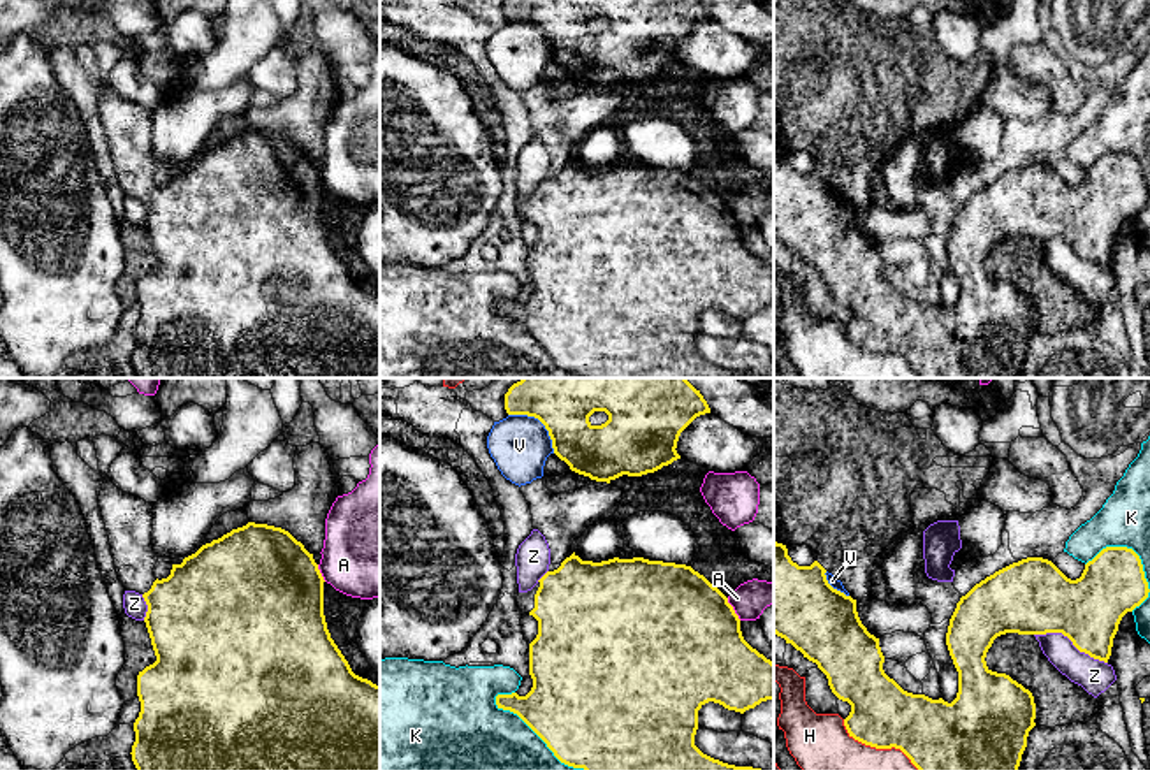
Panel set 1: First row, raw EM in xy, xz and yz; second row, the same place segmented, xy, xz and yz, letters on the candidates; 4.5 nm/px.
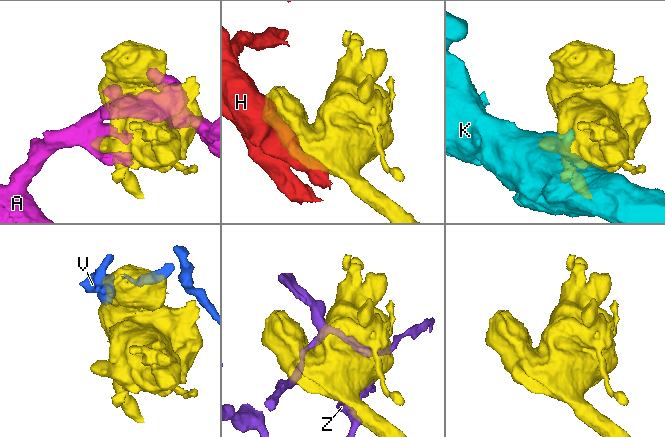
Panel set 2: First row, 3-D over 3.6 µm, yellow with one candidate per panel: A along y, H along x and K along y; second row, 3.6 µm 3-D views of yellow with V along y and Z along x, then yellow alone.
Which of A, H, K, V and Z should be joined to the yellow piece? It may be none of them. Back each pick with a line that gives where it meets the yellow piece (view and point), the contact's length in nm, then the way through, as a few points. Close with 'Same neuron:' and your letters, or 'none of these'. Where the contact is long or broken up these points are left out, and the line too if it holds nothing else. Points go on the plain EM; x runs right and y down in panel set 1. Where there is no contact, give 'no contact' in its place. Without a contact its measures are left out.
Same neuron: none of these

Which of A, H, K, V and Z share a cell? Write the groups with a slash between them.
A / H / K / V / Z

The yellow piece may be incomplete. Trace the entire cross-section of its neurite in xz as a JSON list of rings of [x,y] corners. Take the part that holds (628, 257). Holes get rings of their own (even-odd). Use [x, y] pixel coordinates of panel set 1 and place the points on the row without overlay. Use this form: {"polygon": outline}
{"polygon": [[[575,158],[566,163],[554,178],[547,178],[538,190],[517,202],[522,220],[529,220],[538,227],[538,241],[529,250],[529,281],[533,294],[526,302],[498,301],[498,315],[517,320],[554,359],[554,362],[573,374],[586,378],[765,378],[753,373],[735,373],[703,360],[695,352],[698,336],[698,316],[709,309],[719,309],[728,316],[744,320],[761,308],[774,306],[774,269],[753,255],[742,243],[740,225],[728,204],[714,193],[703,181],[691,172],[649,167],[644,163],[608,165],[601,169],[582,167]]]}

